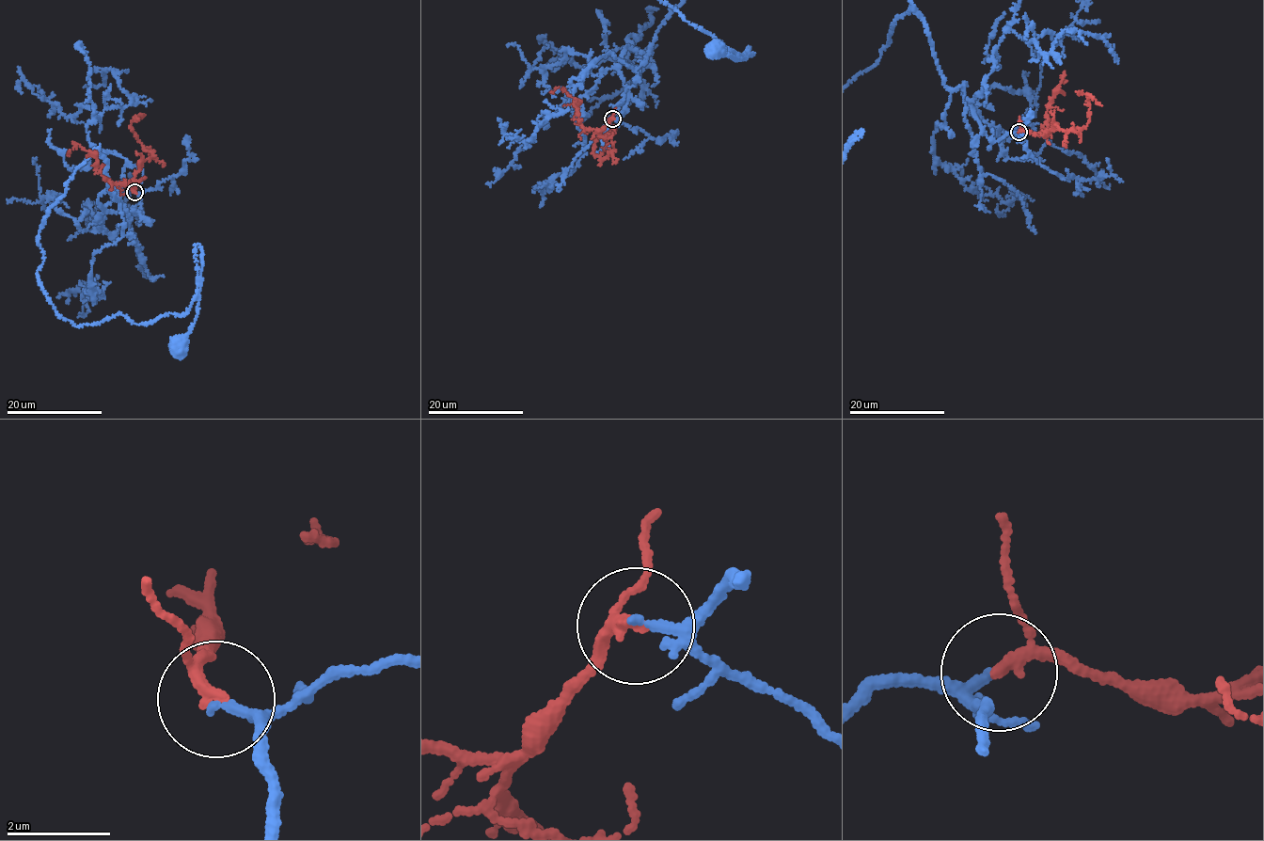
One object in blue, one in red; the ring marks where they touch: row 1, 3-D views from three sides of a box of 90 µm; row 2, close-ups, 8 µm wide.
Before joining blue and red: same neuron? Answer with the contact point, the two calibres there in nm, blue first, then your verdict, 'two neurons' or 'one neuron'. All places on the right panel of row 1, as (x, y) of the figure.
(1019, 132) | 130/190 nm | one neuron

